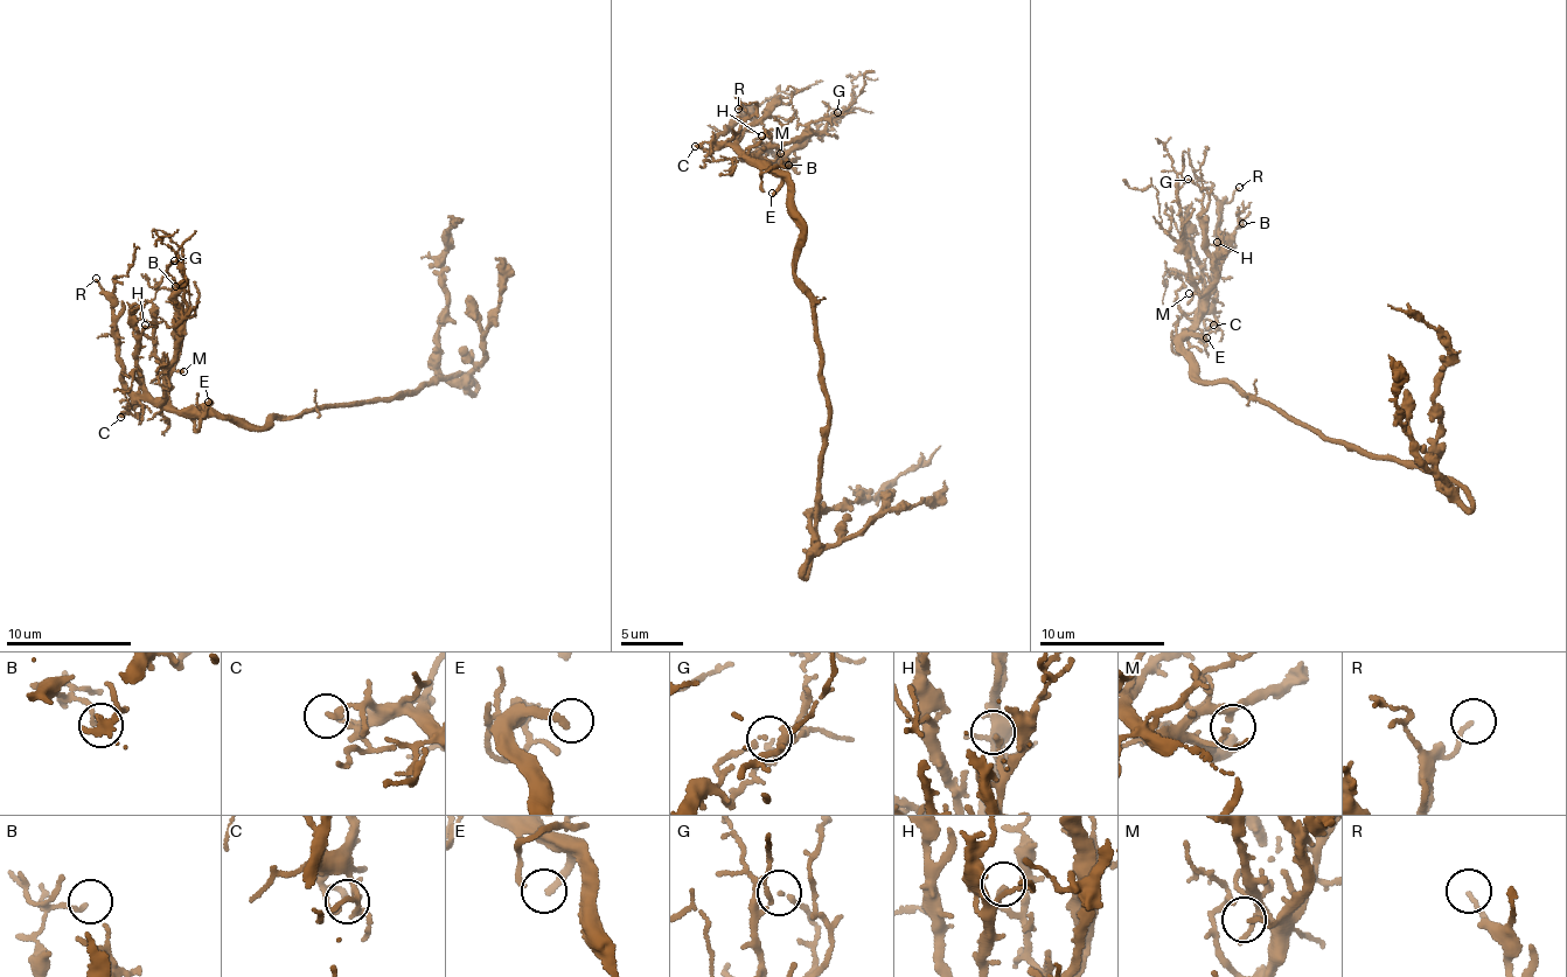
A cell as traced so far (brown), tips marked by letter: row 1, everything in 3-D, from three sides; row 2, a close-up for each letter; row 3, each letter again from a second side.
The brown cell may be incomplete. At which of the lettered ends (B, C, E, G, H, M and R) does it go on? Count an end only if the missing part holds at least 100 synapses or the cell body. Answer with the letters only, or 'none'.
E

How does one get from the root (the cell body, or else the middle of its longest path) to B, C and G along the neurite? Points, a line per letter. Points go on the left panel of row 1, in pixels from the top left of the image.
B: (325, 407), (246, 430), (216, 412), (173, 410), (152, 300), (162, 287), (175, 286)
C: (325, 407), (246, 430), (216, 412), (146, 400), (120, 417)
G: (325, 407), (246, 430), (216, 412), (173, 410), (168, 374), (176, 351), (175, 279), (167, 269), (174, 260)

